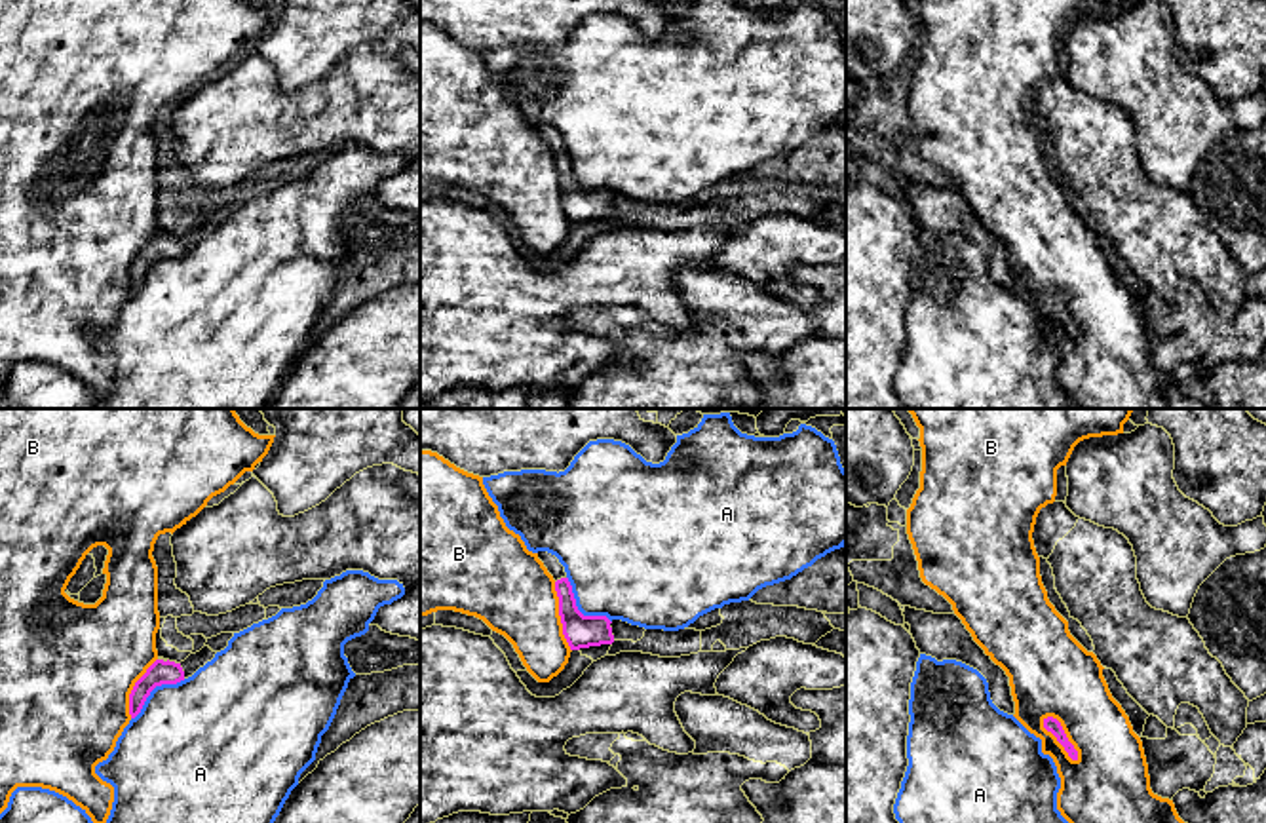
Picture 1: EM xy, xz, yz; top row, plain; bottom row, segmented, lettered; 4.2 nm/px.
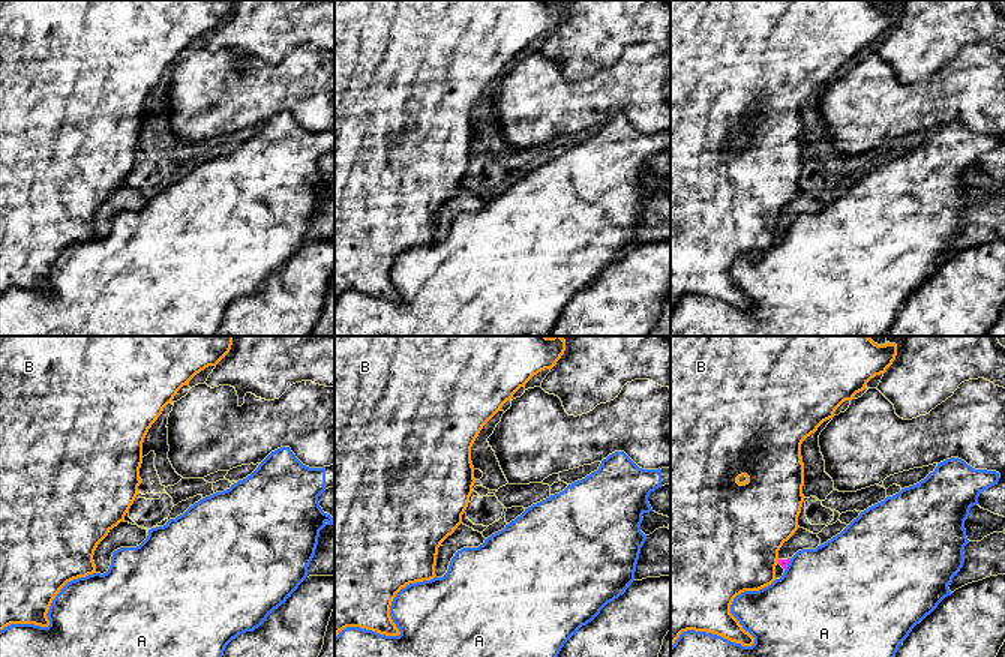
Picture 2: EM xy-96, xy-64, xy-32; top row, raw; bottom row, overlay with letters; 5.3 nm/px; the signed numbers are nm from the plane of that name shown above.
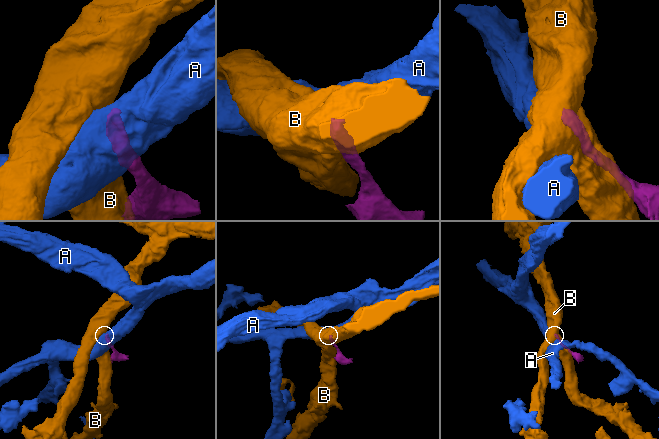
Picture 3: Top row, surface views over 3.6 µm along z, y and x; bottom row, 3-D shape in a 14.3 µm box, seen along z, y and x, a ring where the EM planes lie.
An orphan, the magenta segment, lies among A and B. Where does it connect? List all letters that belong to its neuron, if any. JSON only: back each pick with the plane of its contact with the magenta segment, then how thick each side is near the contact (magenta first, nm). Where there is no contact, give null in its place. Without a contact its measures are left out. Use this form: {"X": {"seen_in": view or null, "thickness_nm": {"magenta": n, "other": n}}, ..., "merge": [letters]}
{"merge": []}

